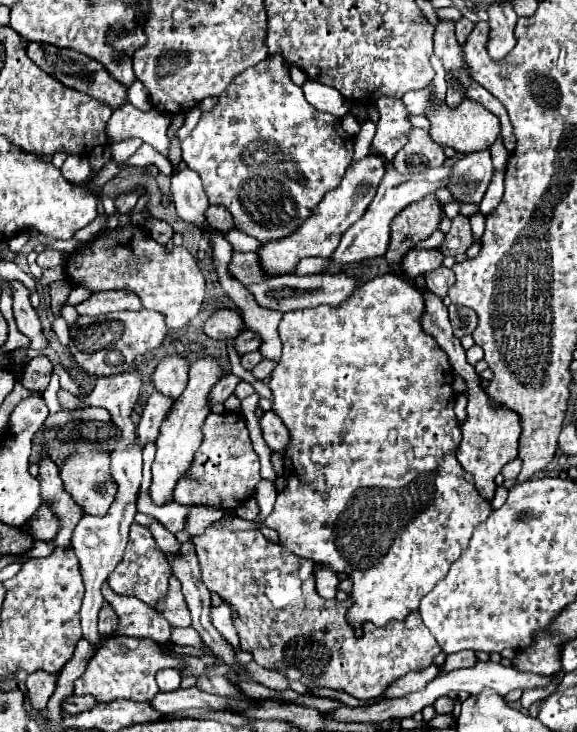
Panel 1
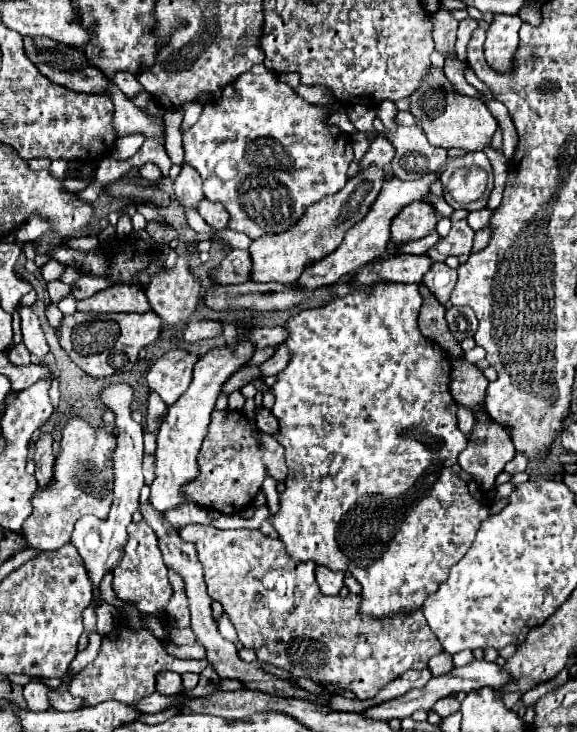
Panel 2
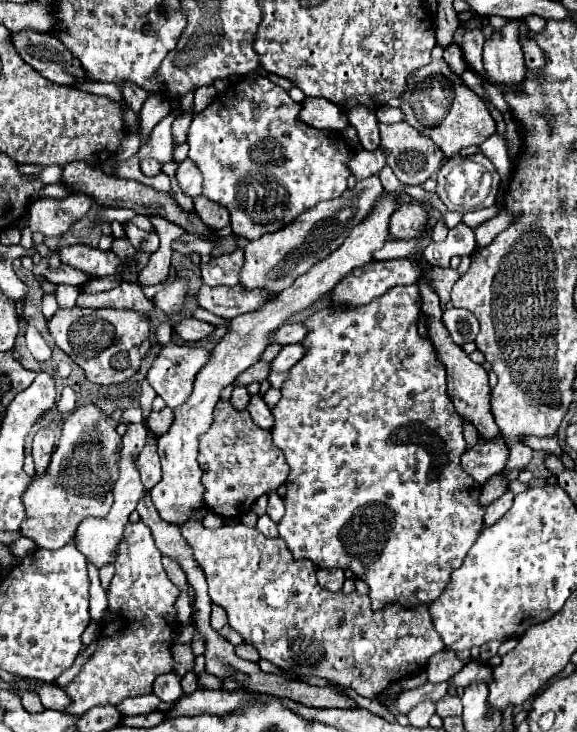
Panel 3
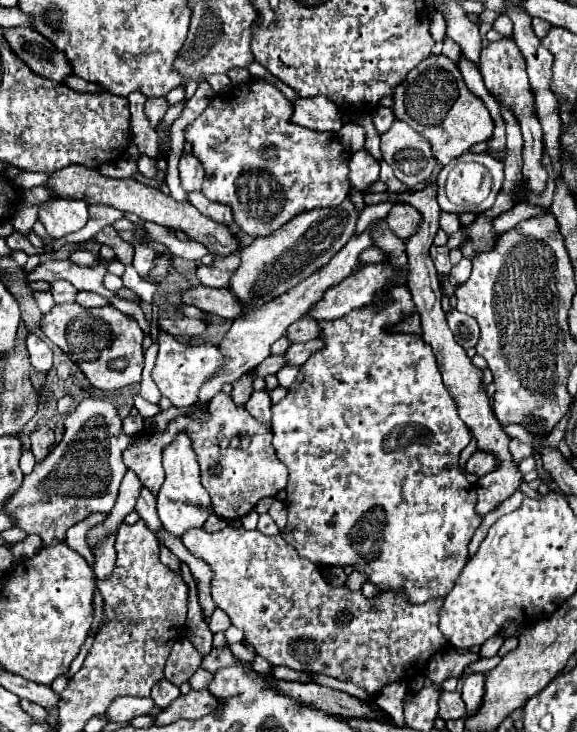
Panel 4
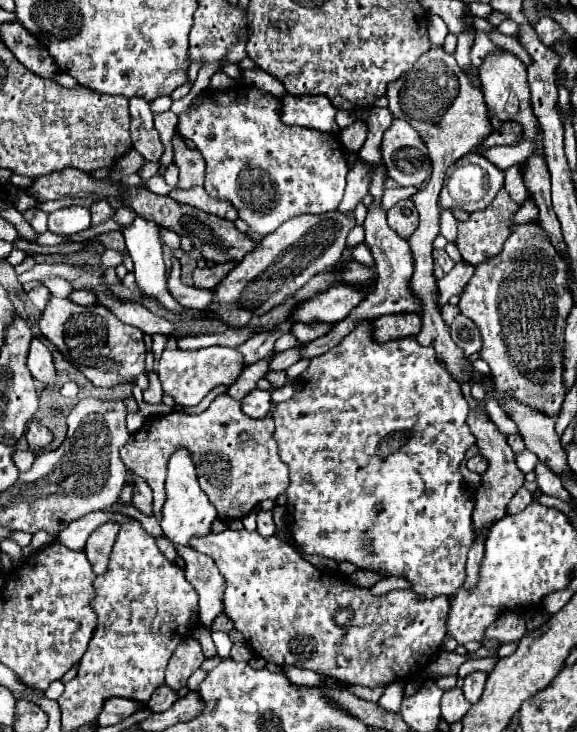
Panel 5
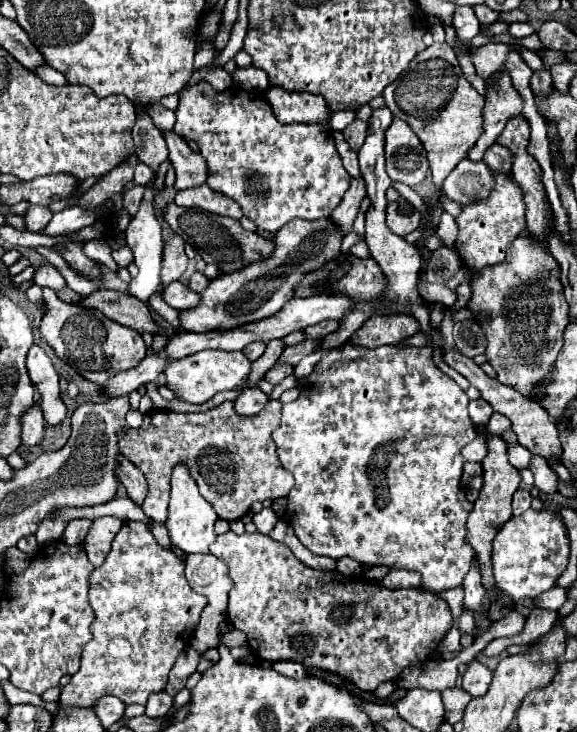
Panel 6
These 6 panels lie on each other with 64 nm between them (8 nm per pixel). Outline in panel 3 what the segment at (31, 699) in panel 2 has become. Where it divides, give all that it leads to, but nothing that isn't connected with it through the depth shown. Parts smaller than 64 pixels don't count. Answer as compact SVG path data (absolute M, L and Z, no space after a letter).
M24 692L22 694L22 706L32 712L32 714L38 714L38 712L44 712L44 706L40 702L40 698L34 694L34 692Z

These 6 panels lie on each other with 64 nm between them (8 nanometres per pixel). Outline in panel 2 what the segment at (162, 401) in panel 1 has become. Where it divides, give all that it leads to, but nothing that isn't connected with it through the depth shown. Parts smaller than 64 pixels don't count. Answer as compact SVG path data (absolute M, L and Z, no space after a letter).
M150 394L148 398L148 430L150 432L158 432L158 426L160 426L160 416L168 410L168 406L160 400L158 394Z

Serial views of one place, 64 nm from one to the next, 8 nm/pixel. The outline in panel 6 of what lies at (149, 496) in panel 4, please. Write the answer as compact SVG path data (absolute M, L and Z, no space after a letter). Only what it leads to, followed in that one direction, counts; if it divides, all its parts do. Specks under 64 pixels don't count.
M118 454L118 468L116 468L116 478L120 480L120 484L126 488L128 496L136 502L136 504L142 504L144 498L146 498L146 480L144 480L144 474L132 464L128 462L126 456Z

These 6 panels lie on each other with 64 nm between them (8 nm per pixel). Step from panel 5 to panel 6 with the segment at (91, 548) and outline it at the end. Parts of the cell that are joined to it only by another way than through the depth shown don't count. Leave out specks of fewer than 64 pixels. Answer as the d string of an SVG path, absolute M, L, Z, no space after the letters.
M104 516L92 522L92 528L88 530L88 536L84 540L84 550L94 566L100 566L104 562L106 554L110 552L112 538L118 534L120 526L122 520L114 516Z

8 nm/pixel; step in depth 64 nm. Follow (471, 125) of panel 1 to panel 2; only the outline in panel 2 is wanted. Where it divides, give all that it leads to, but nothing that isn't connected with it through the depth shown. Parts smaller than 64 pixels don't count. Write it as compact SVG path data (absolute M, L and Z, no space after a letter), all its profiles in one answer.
M430 66L428 76L424 76L424 84L414 92L414 104L410 104L410 112L416 118L418 128L426 134L426 138L434 146L442 148L468 148L470 152L482 150L486 144L490 144L492 134L498 128L496 118L488 112L482 100L470 98L464 94L458 94L454 86L444 76L442 68Z

